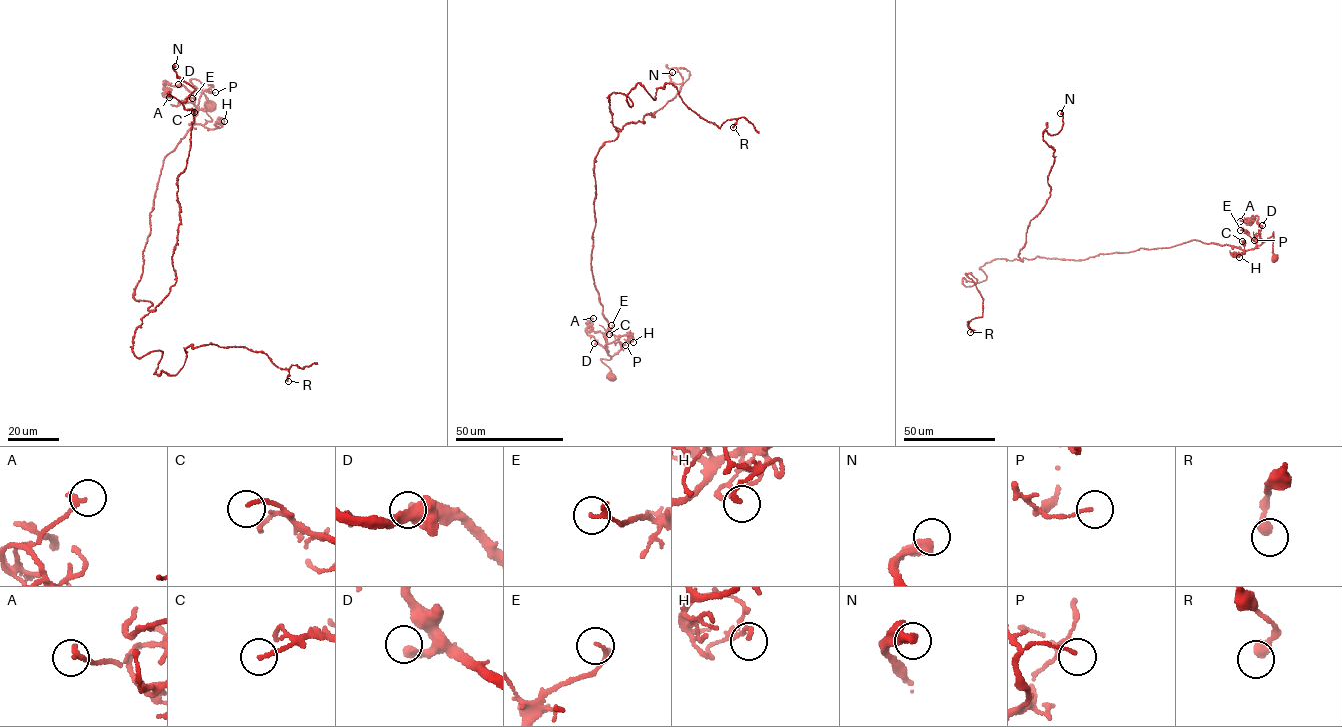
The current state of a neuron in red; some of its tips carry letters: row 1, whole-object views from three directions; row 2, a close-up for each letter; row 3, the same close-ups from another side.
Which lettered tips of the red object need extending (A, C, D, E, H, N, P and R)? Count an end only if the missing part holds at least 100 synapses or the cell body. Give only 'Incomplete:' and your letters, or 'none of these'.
Incomplete: none of these

